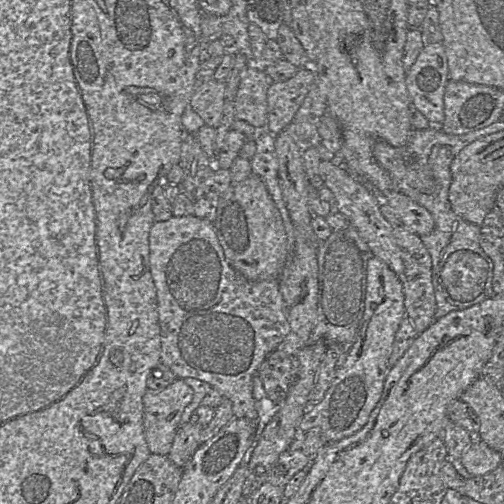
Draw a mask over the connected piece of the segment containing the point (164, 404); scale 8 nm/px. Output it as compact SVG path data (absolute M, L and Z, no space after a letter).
M176 379L160 392L147 391L143 396L143 425L151 454L167 456L185 407L192 401L193 389Z

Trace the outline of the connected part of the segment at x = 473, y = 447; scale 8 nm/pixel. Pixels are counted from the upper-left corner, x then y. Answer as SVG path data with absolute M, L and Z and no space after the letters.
M479 441L471 443L461 461L466 471L472 476L483 476L501 466L502 457L484 441Z

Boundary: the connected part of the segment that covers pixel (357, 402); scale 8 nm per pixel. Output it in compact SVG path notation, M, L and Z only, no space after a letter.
M376 256L367 262L365 310L356 338L324 398L304 413L299 430L319 430L326 443L340 441L362 429L379 402L389 370L396 333L406 316L403 286L388 265Z

